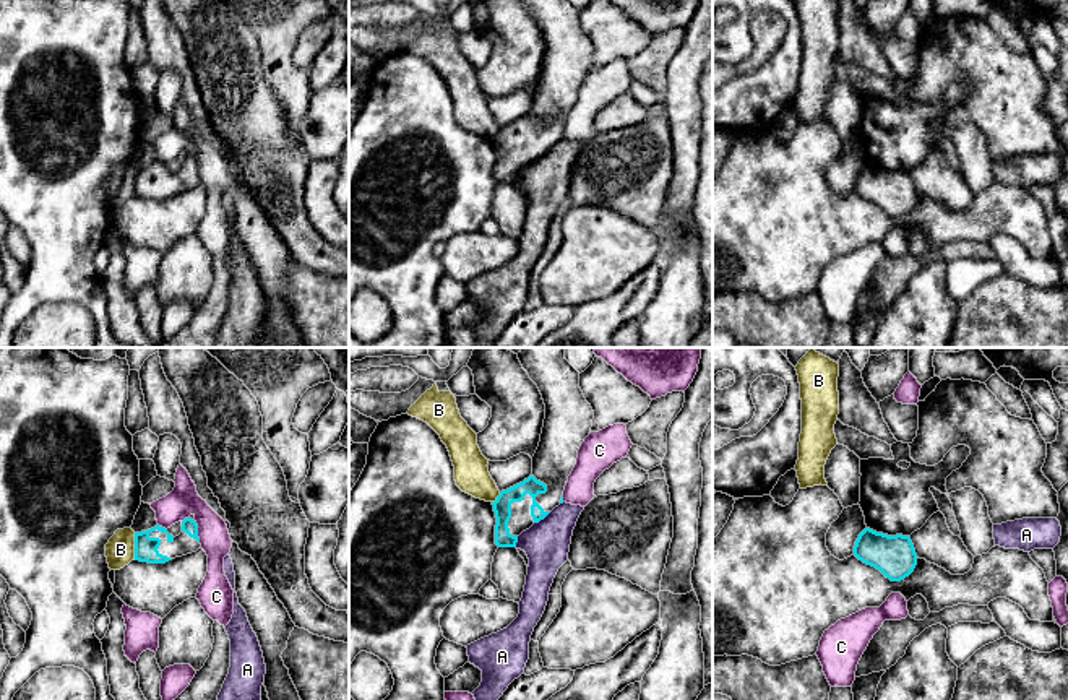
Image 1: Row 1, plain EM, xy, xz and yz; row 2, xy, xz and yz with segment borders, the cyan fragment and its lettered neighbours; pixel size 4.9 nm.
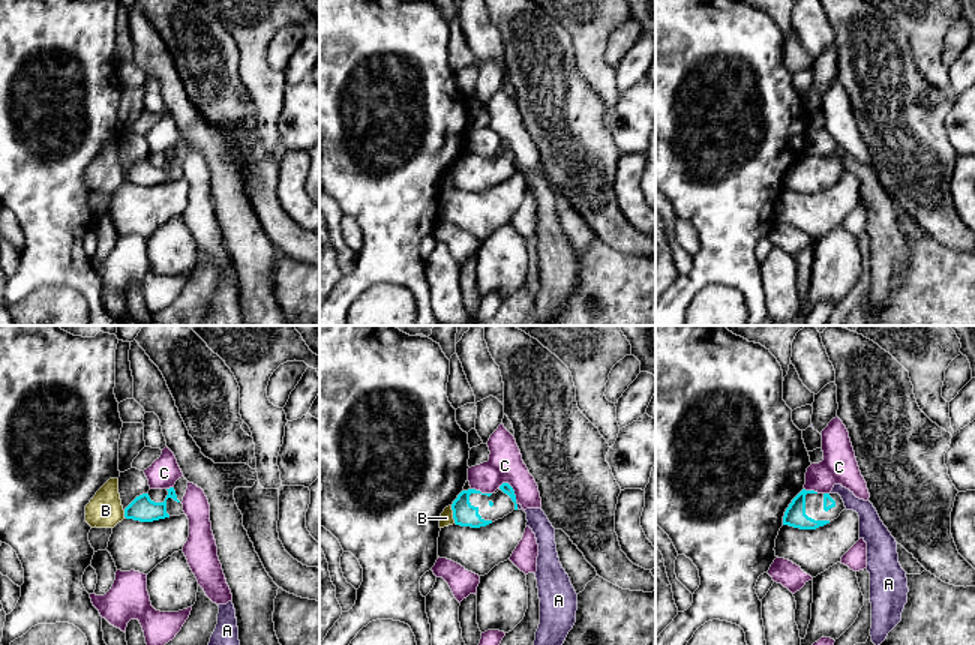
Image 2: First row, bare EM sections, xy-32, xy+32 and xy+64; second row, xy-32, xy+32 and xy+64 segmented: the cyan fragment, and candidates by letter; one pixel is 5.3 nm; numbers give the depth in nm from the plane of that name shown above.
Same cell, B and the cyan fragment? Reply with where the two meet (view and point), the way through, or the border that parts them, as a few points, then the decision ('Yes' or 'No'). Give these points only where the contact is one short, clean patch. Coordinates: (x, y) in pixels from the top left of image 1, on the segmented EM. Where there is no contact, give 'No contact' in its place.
Touches cyan at xy (135, 546). Boundary: xy (133, 533), (135, 559). No

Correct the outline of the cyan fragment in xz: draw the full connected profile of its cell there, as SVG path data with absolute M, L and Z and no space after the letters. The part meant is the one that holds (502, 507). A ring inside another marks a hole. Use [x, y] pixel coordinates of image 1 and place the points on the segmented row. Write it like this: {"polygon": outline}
{"polygon": "M523 348L518 359L542 395L545 419L532 474L492 502L498 547L516 547L523 531L563 503L568 476L594 419L579 388L579 372L565 359L565 348Z"}

